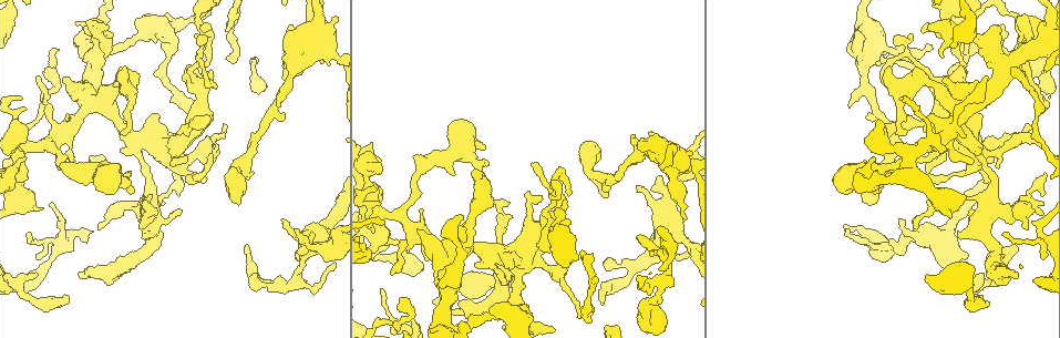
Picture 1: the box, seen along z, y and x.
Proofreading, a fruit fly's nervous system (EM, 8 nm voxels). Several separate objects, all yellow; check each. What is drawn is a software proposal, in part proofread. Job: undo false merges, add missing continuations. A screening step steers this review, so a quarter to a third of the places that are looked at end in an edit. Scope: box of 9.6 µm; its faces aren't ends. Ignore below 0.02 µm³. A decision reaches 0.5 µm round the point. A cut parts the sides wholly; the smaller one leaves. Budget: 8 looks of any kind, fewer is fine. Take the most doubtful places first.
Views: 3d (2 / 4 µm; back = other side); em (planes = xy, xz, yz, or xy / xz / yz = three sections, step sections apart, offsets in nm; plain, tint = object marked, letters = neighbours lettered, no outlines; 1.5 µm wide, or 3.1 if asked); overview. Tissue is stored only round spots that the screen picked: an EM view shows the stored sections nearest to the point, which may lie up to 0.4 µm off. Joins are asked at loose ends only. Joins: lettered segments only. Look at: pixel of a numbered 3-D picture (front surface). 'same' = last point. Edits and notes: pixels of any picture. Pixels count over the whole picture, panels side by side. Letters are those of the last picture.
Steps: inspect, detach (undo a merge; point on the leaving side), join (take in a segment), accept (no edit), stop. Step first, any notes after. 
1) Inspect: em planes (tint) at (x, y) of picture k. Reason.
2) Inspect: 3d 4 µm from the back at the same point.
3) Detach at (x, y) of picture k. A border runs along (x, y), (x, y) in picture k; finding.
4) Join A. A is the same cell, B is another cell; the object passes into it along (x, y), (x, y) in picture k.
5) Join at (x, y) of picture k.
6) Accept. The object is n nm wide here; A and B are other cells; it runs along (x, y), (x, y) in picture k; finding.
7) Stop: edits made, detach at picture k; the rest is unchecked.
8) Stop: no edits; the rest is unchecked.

Inspect: 3d 2 µm at (1016, 250) of picture 1. Free end.

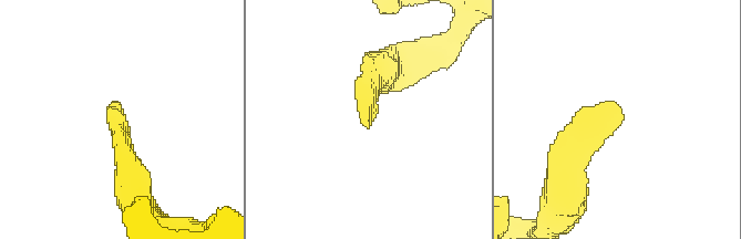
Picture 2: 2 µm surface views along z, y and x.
Inspect: em yz step 4 (letters) at (125, 119) of picture 2. Shape alone is not enough.

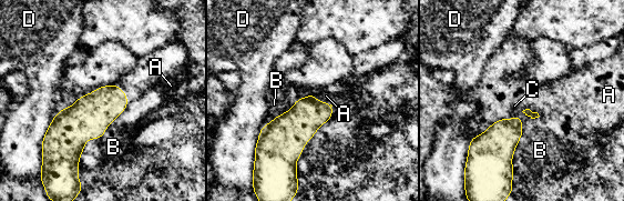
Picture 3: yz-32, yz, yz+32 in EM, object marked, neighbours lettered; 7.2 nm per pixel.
Inspect: em xz step 8 (letters) at the same point.

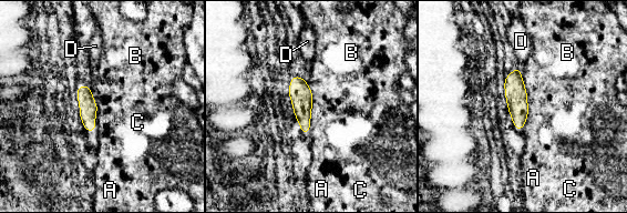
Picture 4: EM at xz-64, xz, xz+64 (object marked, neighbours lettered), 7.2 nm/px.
Accept. A, B, C and D are other cells; it runs along (517, 71), (516, 103), (520, 127) in picture 4; no lettered segment goes on from it.

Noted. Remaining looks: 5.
Inspect: em planes (plain) at (302, 254) of picture 1. Branch stops here.

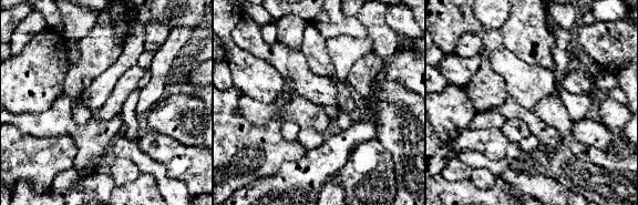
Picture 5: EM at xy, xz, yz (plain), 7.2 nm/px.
Inspect: em planes (letters) at the same point.

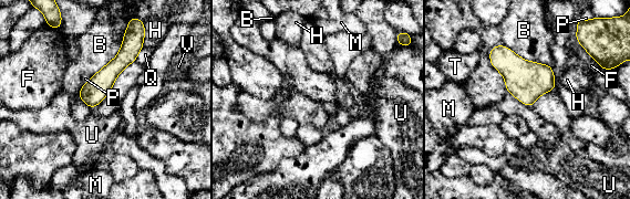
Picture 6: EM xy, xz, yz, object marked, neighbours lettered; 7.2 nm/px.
Accept. B, F, H, M, P, Q, T, U and V are other cells; it runs along (135, 46), (83, 97) in picture 6; none of them fits.

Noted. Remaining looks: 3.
Inspect: 3d 2 µm at (178, 134) of picture 1. Free end.

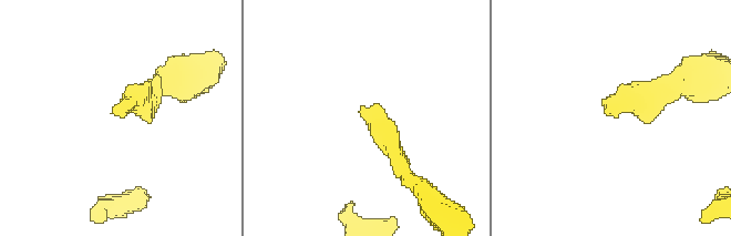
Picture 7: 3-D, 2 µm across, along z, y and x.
Inspect: em planes (letters) at (606, 110) of picture 7.

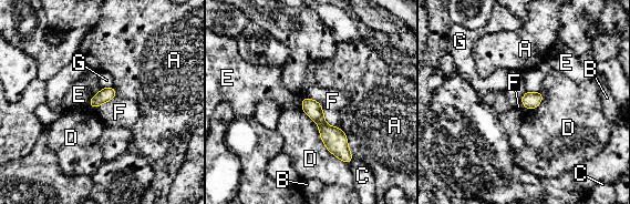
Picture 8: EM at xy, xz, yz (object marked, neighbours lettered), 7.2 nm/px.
Accept. A, B, C, D, E, F and G are other cells; none of them fits.

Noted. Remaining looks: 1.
Stop: no edits; the rest is unchecked.

